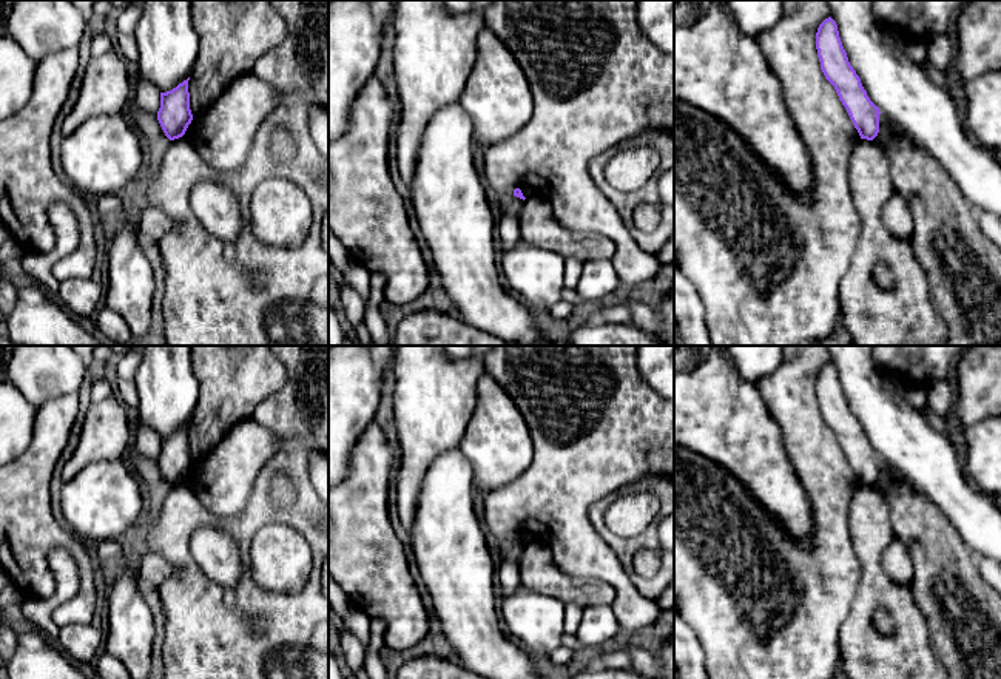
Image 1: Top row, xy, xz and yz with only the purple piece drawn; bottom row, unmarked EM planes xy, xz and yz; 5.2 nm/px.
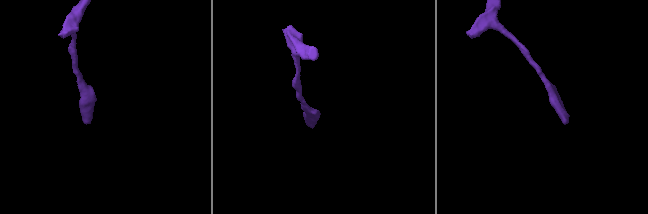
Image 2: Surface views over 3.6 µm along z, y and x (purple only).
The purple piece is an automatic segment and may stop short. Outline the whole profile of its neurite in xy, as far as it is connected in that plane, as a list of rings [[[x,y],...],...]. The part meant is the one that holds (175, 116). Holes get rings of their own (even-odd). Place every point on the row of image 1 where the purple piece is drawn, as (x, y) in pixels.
[[[190,77],[171,91],[160,93],[157,120],[170,140],[182,137],[193,120],[188,80]]]

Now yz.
[[[828,17],[816,32],[816,49],[825,79],[834,86],[861,139],[873,140],[879,133],[879,108],[870,100],[859,76],[848,62],[838,25]]]

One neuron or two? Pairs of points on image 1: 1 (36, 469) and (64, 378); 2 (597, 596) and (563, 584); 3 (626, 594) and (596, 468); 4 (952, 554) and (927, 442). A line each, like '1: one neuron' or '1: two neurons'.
1: two neurons
2: one neuron
3: one neuron
4: two neurons

